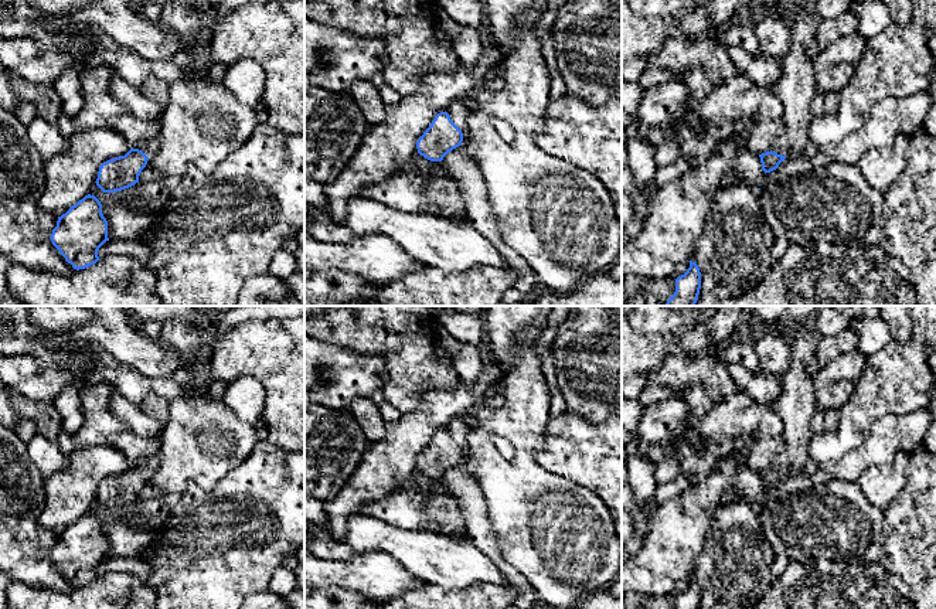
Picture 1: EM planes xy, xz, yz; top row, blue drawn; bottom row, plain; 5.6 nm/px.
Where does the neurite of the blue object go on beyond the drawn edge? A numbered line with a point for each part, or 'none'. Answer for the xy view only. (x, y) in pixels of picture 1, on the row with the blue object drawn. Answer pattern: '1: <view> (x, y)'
1: xy (149, 148)

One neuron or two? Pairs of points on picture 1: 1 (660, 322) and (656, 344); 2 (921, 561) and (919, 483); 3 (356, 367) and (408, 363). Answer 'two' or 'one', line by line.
1: two
2: one
3: two

